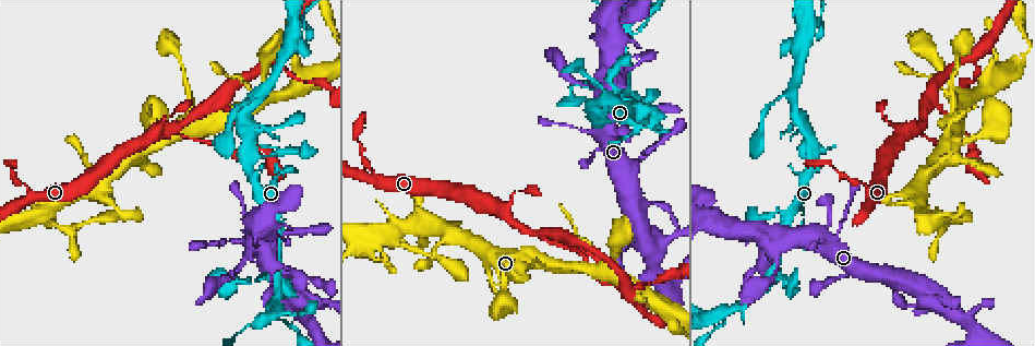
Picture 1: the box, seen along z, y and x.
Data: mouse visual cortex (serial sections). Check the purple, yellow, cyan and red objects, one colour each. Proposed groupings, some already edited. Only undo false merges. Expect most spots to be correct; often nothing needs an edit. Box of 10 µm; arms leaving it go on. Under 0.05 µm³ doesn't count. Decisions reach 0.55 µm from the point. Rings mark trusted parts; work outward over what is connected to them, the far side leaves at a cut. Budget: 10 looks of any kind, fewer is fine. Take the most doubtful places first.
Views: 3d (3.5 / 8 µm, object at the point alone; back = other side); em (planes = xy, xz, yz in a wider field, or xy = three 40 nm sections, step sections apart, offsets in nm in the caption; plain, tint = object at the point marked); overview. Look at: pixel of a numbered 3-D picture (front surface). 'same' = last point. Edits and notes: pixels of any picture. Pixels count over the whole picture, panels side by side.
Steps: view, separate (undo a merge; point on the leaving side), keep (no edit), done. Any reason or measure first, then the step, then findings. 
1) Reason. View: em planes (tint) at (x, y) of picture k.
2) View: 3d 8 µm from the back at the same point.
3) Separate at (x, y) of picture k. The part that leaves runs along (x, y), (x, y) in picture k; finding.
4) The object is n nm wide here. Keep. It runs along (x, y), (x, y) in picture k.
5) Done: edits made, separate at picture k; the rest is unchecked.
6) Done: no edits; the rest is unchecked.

View: 3d 8 µm at (271, 302) of picture 1.

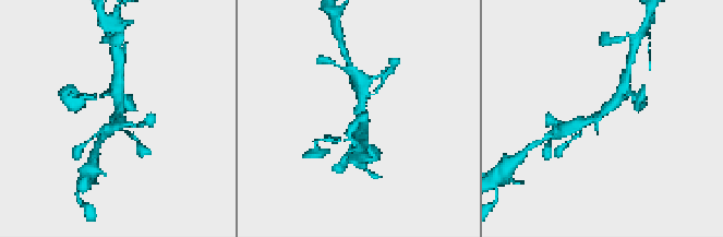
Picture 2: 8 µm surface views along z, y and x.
Zoom in. View: 3d 3.5 µm at the same point.

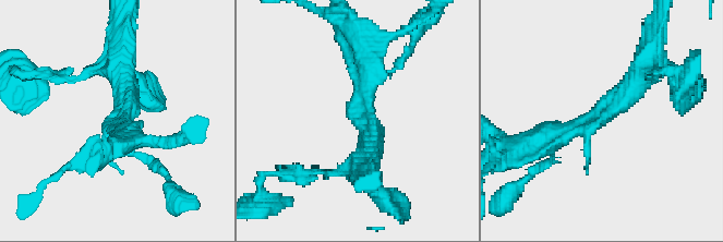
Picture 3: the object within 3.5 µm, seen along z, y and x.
Need the tissue. View: em xy step 5 (tint) at (590, 129) of picture 3.

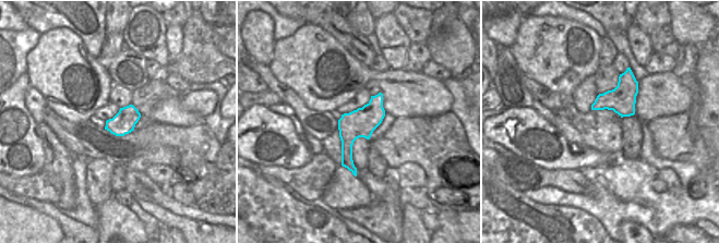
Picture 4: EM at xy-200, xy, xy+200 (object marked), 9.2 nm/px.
Keep. It runs along (640, 76), (590, 126), (526, 144) in picture 3; all the same cell.

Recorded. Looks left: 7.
View: 3d 8 µm at (646, 121) of picture 1.

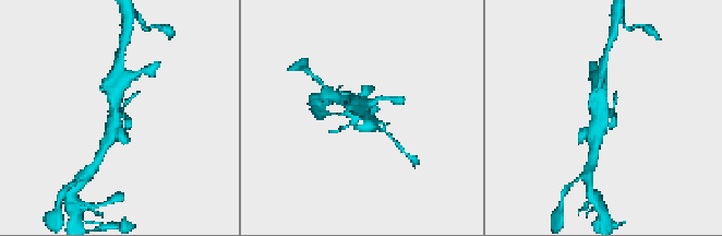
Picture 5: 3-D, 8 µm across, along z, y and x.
View: em xy step 1 (tint) at the same point.

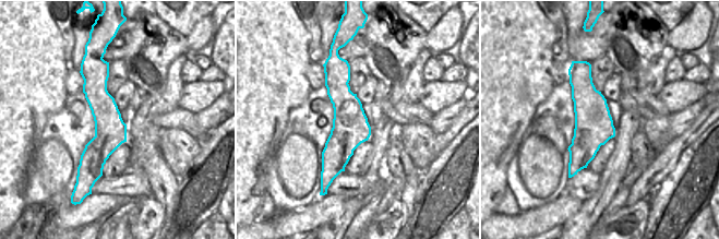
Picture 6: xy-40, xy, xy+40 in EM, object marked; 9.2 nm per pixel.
The object is 340 nm wide here. Keep. It runs along (106, 66), (94, 176) in picture 6; continuous, no second cell.

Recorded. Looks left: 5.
Thin arm on a thick one. View: 3d 3.5 µm at (525, 230) of picture 1.

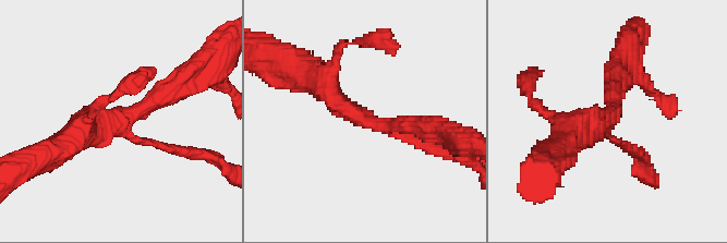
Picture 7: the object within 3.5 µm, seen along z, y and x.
3 arms meet here; the arms are 150, 300, 400 nm wide; need the tissue. View: em xy step 2 (tint) at (607, 121) of picture 7.

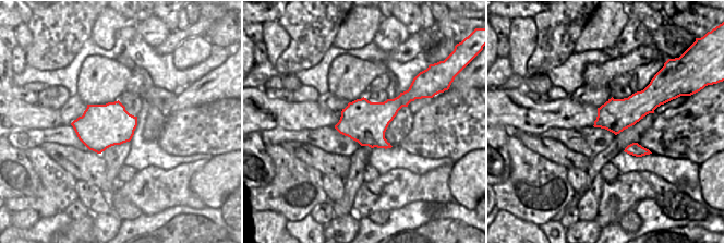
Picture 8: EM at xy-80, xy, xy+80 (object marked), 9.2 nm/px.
Keep. It runs along (70, 141), (183, 80) in picture 7; all the same cell.

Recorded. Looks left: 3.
View: 3d 3.5 µm at (624, 279) of picture 1.

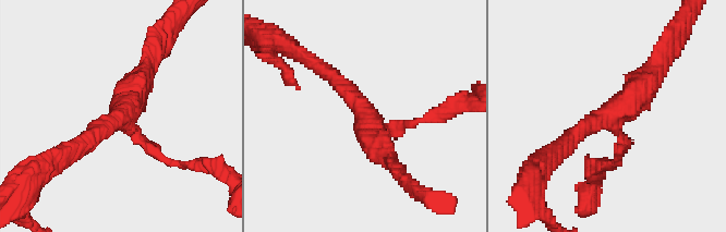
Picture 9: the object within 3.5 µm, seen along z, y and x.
3 arms meet here; the arms are 150, 250, 400 nm wide; need the tissue. View: em xy step 5 (tint) at (609, 119) of picture 9.

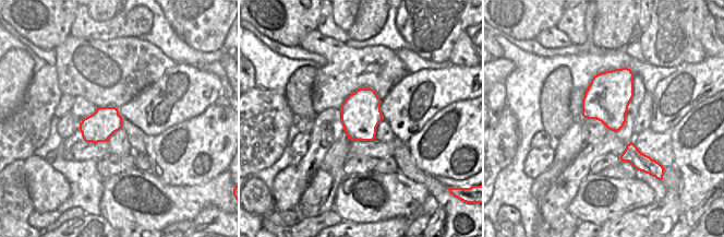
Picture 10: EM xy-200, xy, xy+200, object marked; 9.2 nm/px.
The object is 360 nm wide here. Keep. It runs along (565, 148), (627, 105), (657, 68) in picture 9; all the same cell.

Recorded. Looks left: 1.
Done: no edits; the rest is unchecked.

